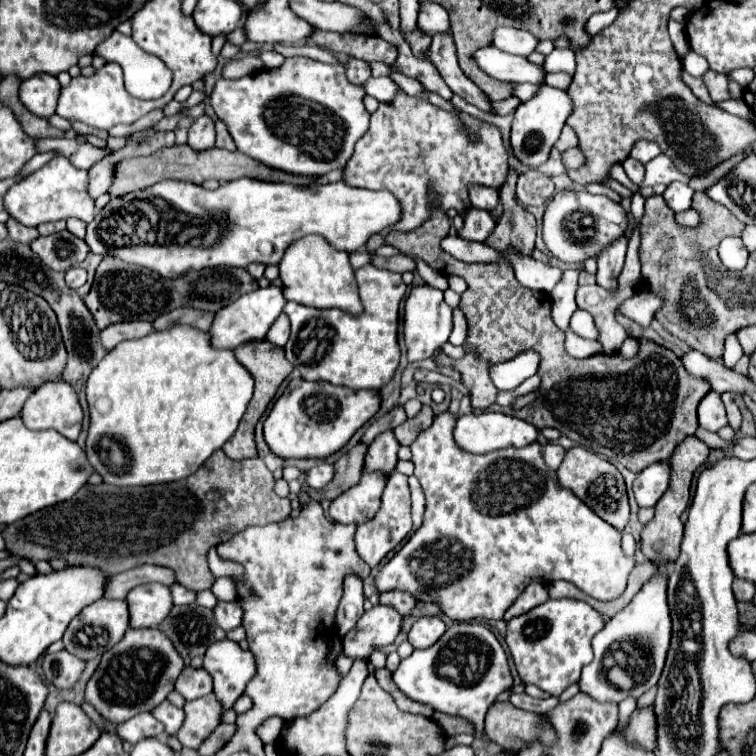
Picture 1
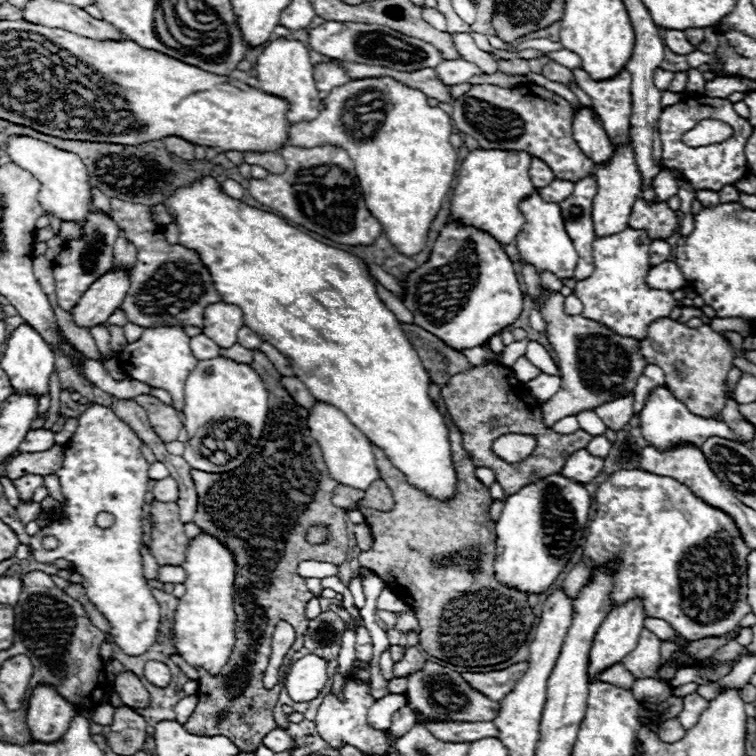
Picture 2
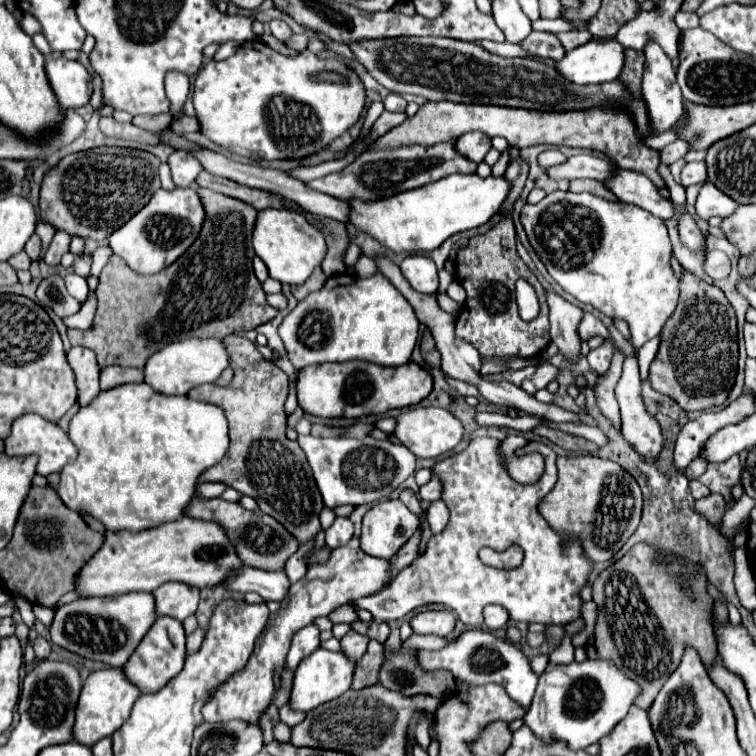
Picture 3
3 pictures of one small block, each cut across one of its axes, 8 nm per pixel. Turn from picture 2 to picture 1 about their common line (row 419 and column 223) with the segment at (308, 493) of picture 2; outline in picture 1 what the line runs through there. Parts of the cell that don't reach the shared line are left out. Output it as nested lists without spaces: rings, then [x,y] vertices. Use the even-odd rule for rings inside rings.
[[[106,256],[96,270],[92,290],[88,292],[84,302],[94,314],[98,328],[106,328],[114,322],[124,322],[124,320],[156,320],[156,316],[170,312],[178,306],[218,312],[220,308],[228,306],[232,300],[240,298],[244,292],[252,292],[256,288],[258,282],[248,274],[246,268],[230,268],[230,266],[204,268],[204,270],[188,272],[176,280],[170,280],[170,278],[162,278],[154,270],[146,270],[116,260],[114,256]]]

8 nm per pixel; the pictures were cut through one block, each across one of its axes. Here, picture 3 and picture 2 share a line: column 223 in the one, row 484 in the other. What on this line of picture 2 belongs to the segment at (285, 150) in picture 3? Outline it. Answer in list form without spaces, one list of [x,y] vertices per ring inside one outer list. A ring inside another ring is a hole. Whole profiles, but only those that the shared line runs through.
[[[90,406],[80,418],[78,428],[72,434],[70,442],[64,446],[64,464],[56,472],[62,486],[62,494],[68,498],[68,504],[64,506],[64,512],[68,520],[64,524],[50,520],[46,528],[42,528],[38,534],[32,536],[30,550],[32,556],[38,562],[54,562],[58,558],[66,558],[72,562],[72,566],[84,576],[82,586],[86,588],[86,596],[90,602],[104,614],[104,618],[110,622],[110,636],[120,646],[120,650],[128,656],[142,656],[148,652],[148,648],[156,642],[158,626],[160,626],[160,608],[156,598],[152,596],[152,590],[146,586],[146,578],[142,574],[142,556],[140,556],[140,542],[142,542],[142,504],[144,494],[148,488],[148,462],[144,460],[140,452],[140,438],[134,436],[130,426],[126,426],[110,408],[104,406]],[[101,512],[114,514],[114,524],[110,528],[98,528],[96,516]],[[46,536],[54,536],[58,540],[58,548],[46,550],[42,546],[42,540]]]

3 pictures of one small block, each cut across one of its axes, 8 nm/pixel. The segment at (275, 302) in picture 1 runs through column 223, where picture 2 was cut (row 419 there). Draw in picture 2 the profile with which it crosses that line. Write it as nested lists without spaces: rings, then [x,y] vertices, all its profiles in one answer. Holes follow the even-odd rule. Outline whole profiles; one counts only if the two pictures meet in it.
[[[316,402],[316,408],[312,408],[310,416],[308,416],[308,428],[310,428],[312,436],[316,438],[320,450],[322,450],[324,462],[336,482],[366,492],[372,482],[380,480],[380,472],[374,462],[372,444],[338,408],[324,404],[324,402]]]

